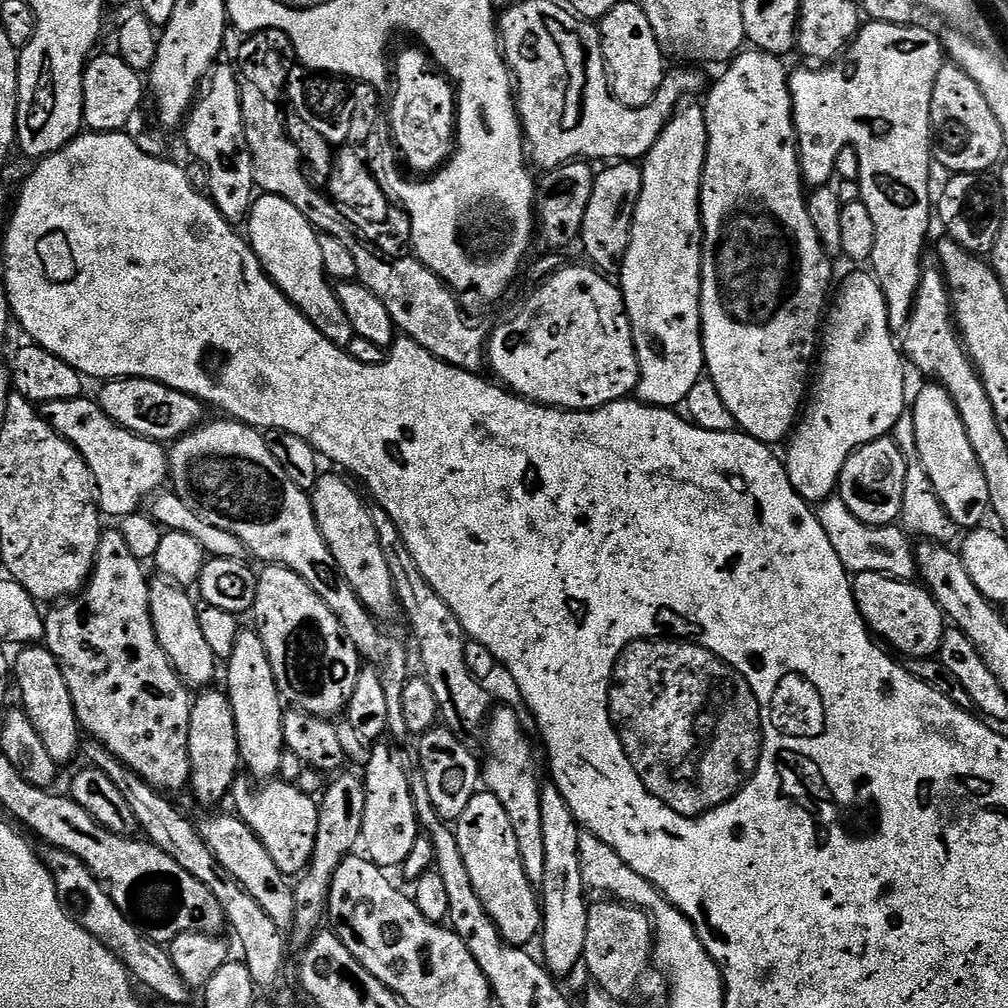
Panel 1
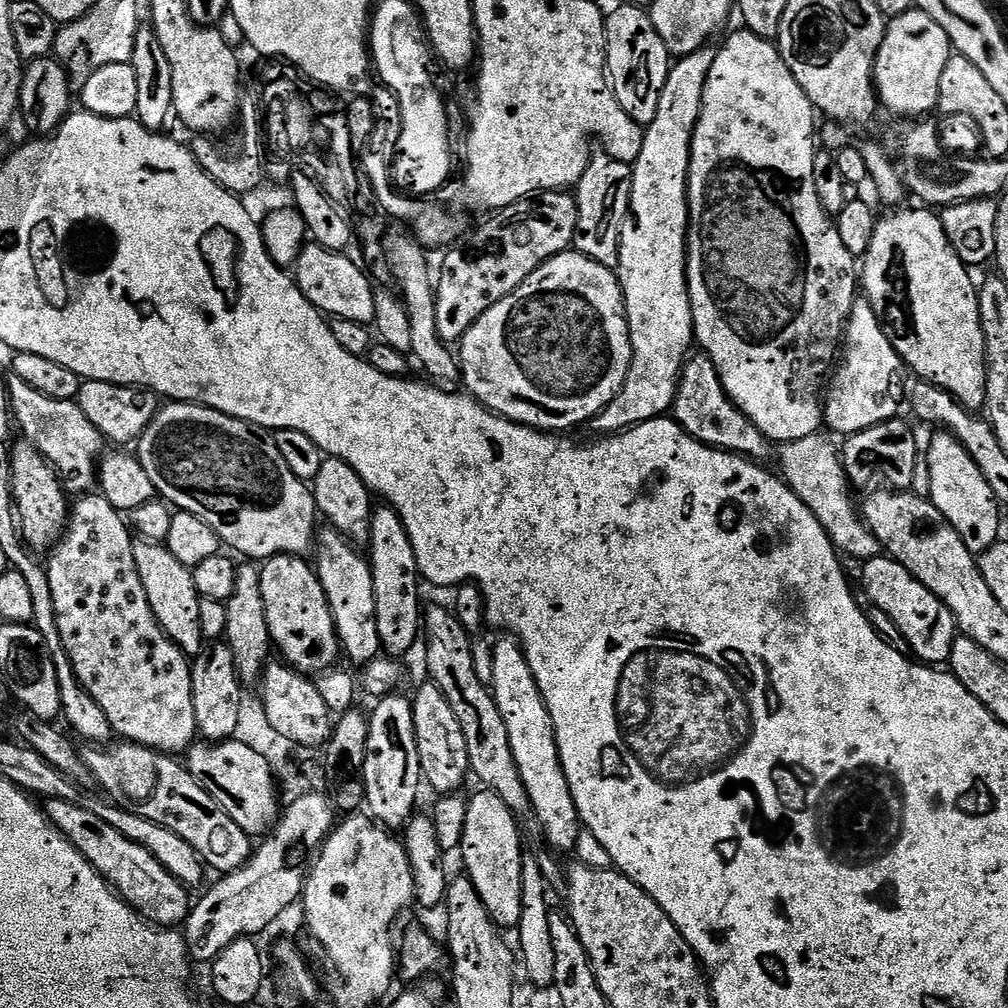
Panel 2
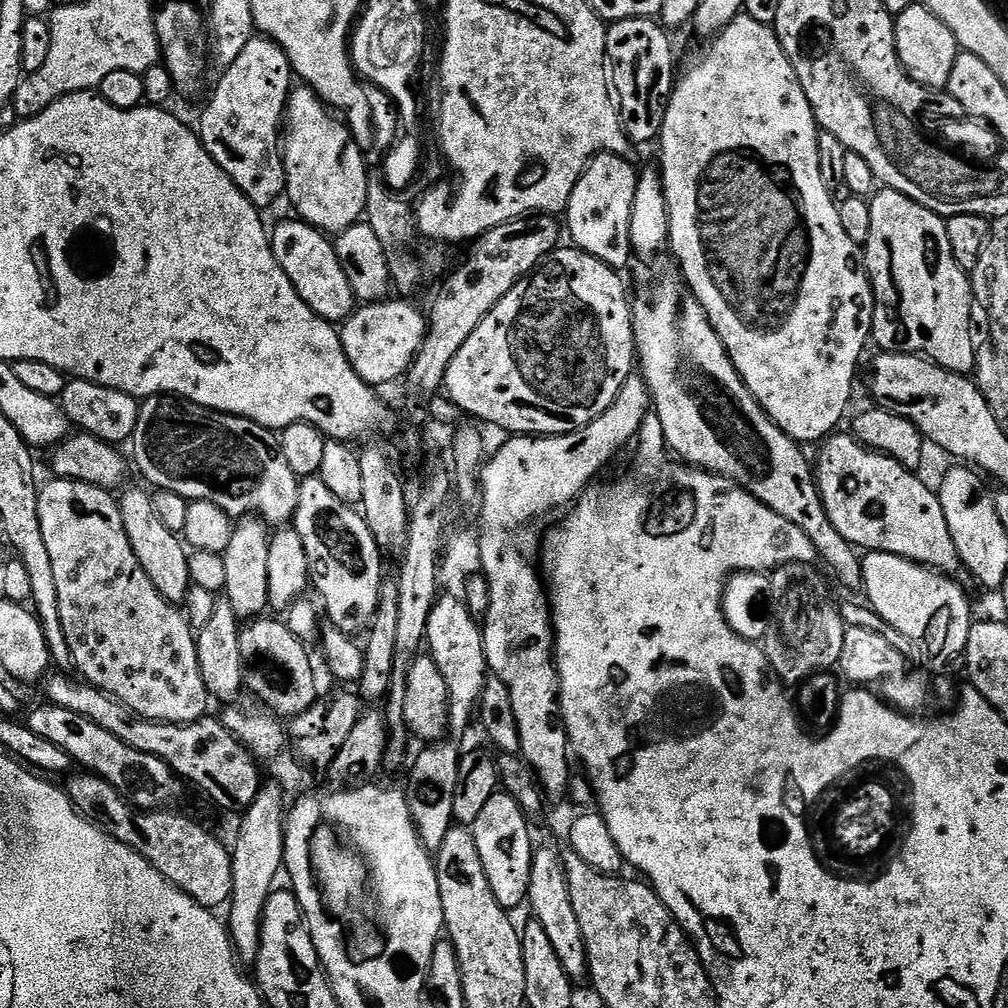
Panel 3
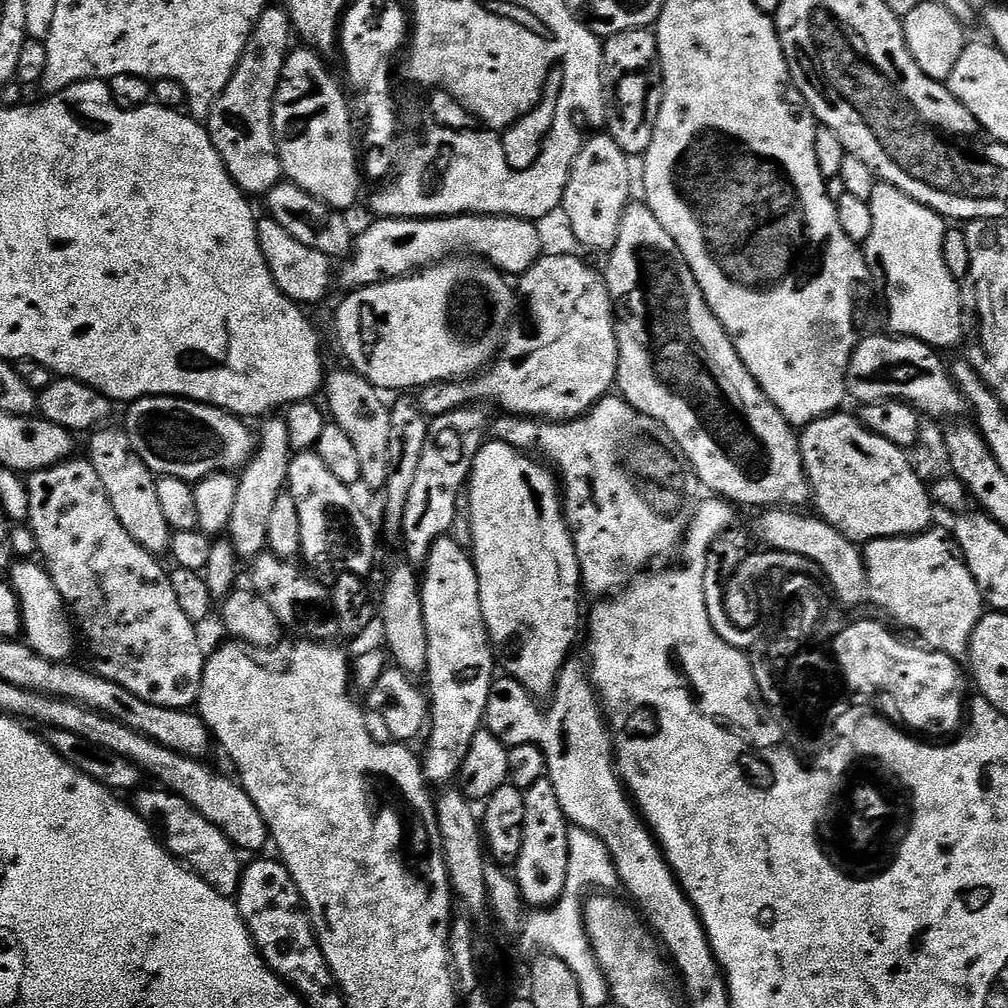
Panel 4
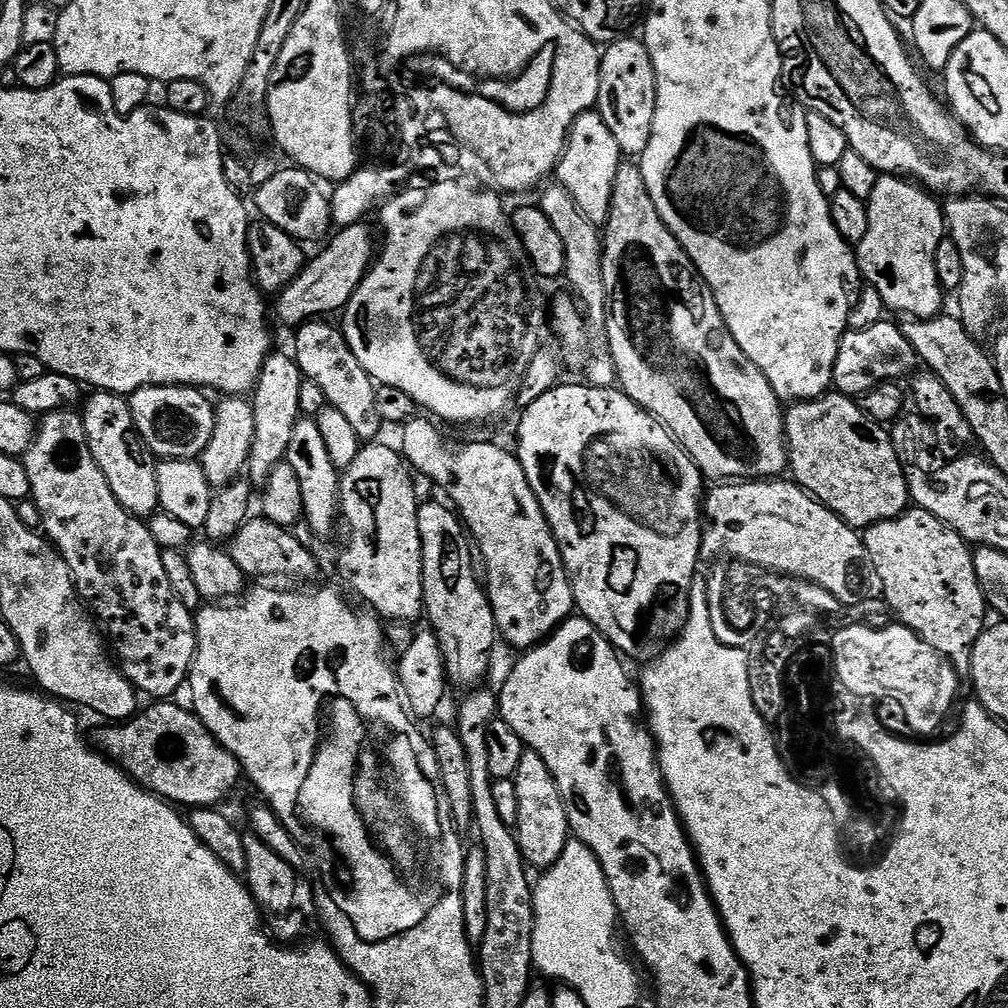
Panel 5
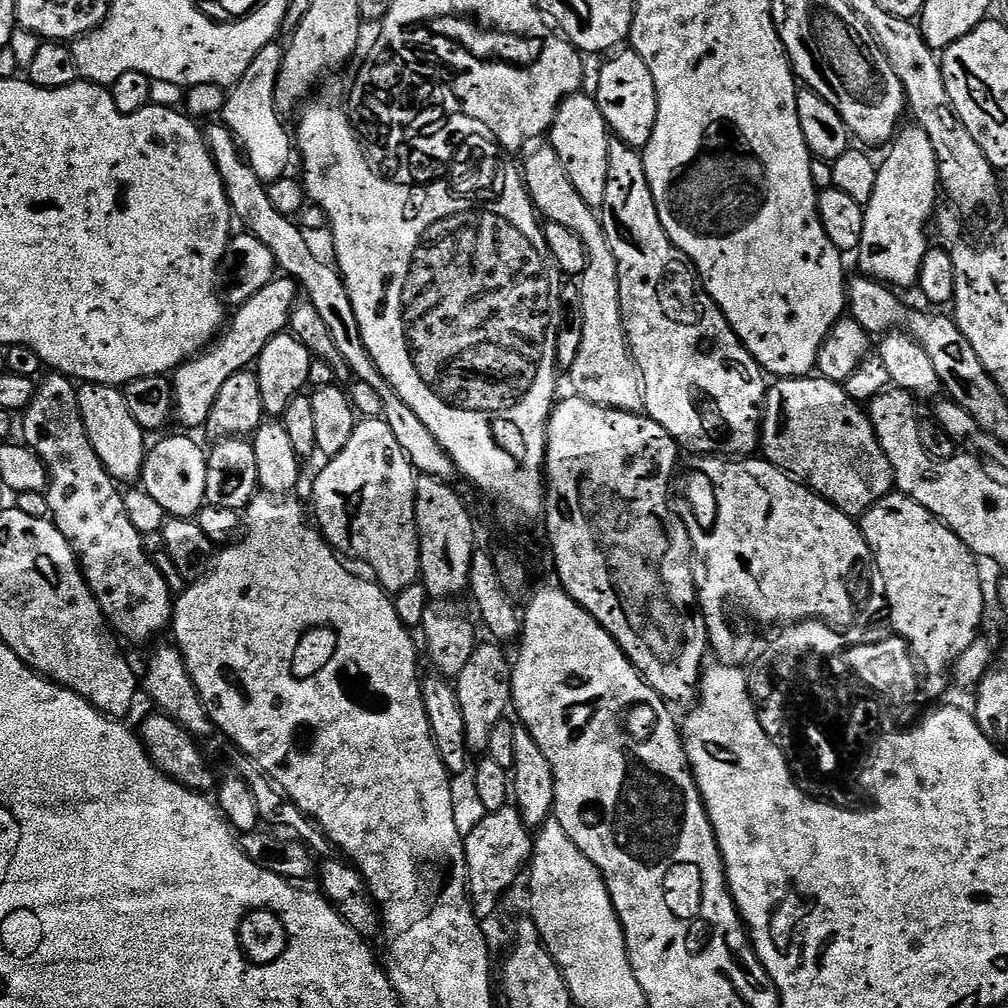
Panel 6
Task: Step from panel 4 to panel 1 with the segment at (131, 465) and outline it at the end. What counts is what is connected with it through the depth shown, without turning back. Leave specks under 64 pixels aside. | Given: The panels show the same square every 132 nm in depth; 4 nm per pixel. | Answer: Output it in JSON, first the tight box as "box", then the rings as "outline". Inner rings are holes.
{"box":[150,578,218,690],"outline":[[[156,578],[150,584],[150,618],[154,626],[154,634],[158,638],[158,646],[170,658],[174,670],[180,675],[181,680],[192,690],[204,690],[216,676],[218,657],[206,638],[202,635],[202,626],[198,622],[200,608],[197,601],[187,596],[181,585],[167,579]]]}

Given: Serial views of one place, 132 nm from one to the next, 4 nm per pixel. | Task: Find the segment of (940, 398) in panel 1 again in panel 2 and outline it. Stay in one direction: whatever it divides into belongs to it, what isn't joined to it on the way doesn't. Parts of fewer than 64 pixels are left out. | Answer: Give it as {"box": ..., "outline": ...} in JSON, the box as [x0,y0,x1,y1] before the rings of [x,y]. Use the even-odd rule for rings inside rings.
{"box":[926,430,1002,554],"outline":[[[940,430],[935,434],[937,436],[929,442],[928,449],[926,448],[930,468],[929,497],[931,502],[944,515],[945,522],[962,538],[962,542],[966,542],[966,546],[973,554],[985,552],[987,548],[993,548],[1001,539],[1000,511],[1002,511],[1002,505],[996,499],[994,490],[990,490],[990,482],[986,482],[986,478],[974,462],[974,458],[970,458],[966,446],[962,446],[962,442],[958,442],[958,438],[954,438],[952,433],[947,430]]]}

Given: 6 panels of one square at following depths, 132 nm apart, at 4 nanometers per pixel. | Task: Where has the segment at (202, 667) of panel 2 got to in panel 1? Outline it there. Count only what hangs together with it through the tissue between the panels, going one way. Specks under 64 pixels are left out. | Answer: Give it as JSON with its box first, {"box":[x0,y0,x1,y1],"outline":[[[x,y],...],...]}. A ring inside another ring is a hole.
{"box":[188,690,242,804],"outline":[[[204,690],[192,701],[190,714],[190,738],[188,753],[190,754],[190,792],[196,795],[200,804],[216,804],[231,793],[232,785],[238,779],[242,761],[238,746],[238,726],[234,722],[234,706],[228,700],[227,691],[212,692]]]}

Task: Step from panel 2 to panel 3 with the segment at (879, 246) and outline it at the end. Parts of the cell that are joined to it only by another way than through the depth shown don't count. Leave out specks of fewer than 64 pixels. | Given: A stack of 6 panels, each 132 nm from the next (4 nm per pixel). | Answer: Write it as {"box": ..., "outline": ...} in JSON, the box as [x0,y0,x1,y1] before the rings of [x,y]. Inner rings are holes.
{"box":[866,187,978,373],"outline":[[[881,187],[870,200],[870,226],[872,229],[866,245],[866,267],[868,279],[872,281],[872,295],[874,297],[871,339],[874,344],[877,344],[877,349],[880,352],[906,352],[922,356],[951,372],[975,373],[978,363],[978,347],[976,348],[975,342],[972,341],[972,284],[968,281],[971,280],[969,273],[960,268],[958,262],[954,262],[954,254],[950,250],[950,238],[946,238],[945,217],[939,216],[937,212],[932,212],[926,206],[922,206],[910,198],[906,198],[906,194],[902,194],[898,190]]]}

